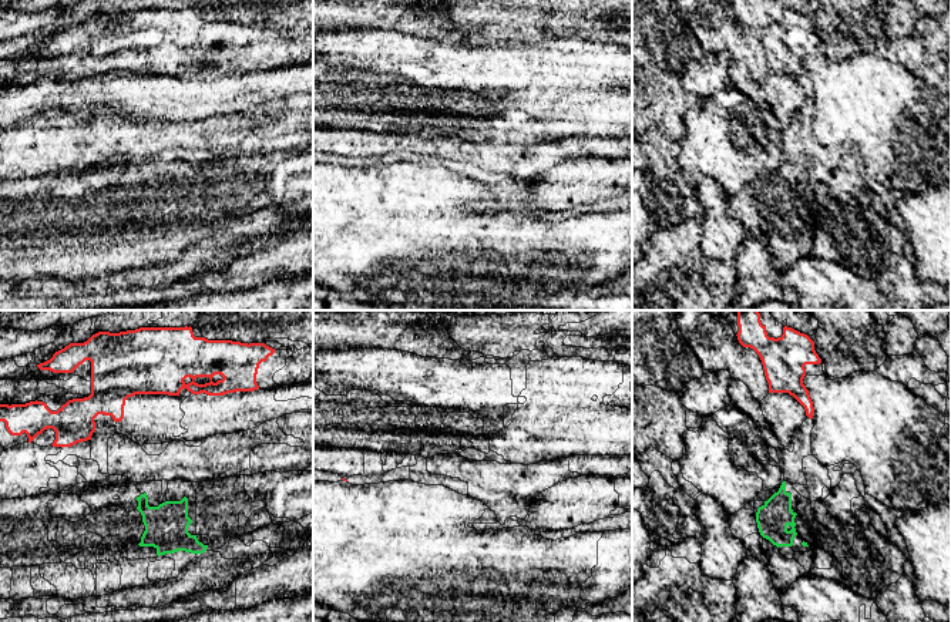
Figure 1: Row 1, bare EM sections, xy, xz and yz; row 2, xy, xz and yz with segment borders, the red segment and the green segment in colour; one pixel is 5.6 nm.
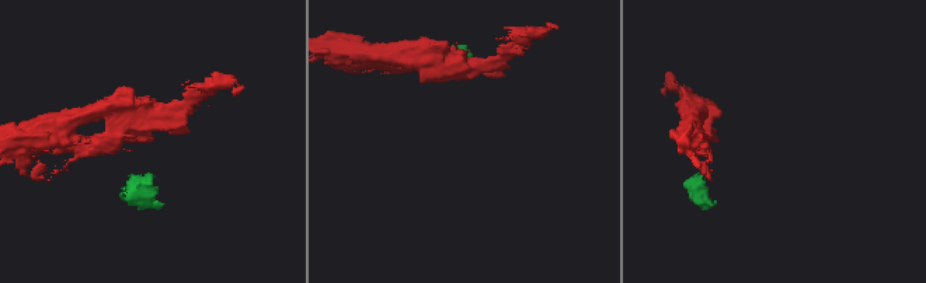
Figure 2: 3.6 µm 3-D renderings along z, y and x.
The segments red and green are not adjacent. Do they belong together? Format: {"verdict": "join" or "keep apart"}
{"verdict": "keep apart"}

